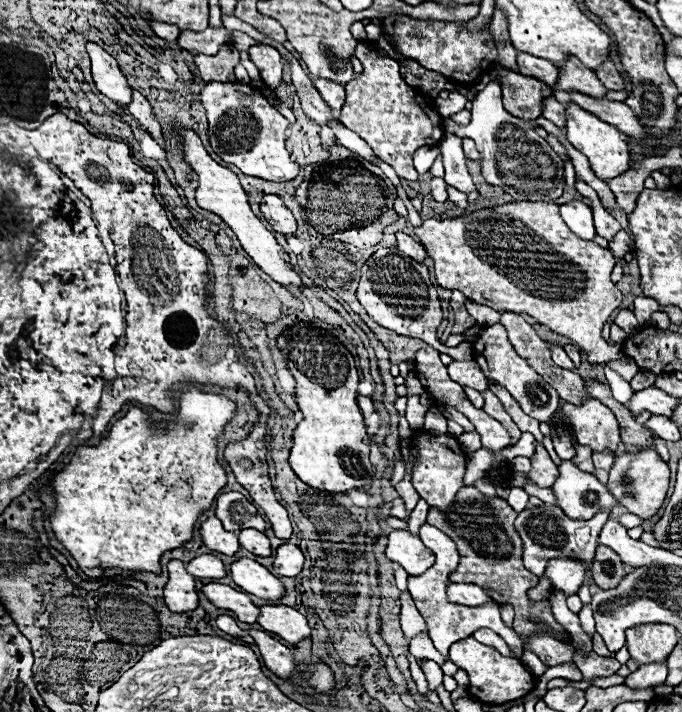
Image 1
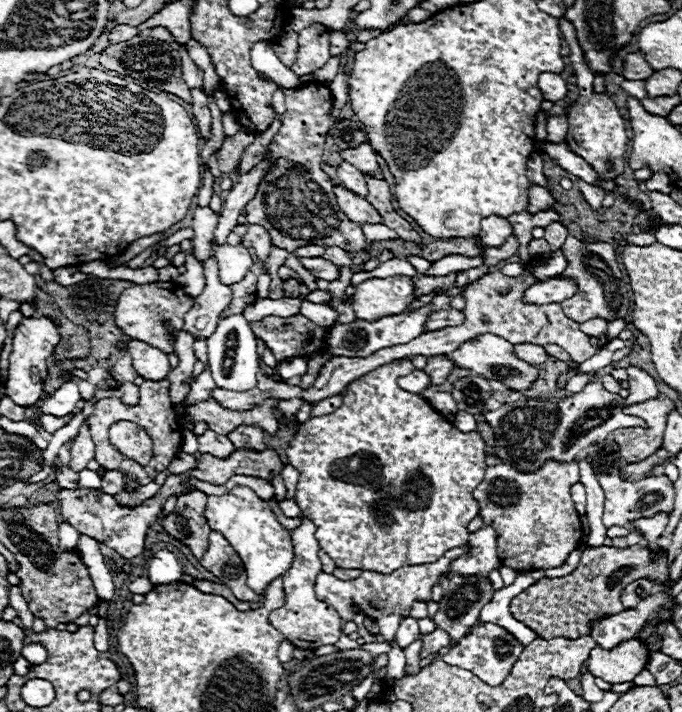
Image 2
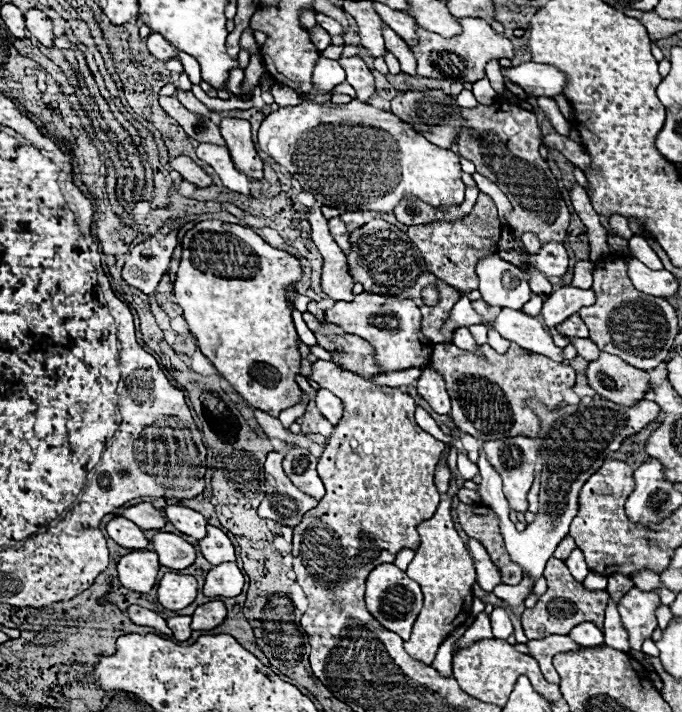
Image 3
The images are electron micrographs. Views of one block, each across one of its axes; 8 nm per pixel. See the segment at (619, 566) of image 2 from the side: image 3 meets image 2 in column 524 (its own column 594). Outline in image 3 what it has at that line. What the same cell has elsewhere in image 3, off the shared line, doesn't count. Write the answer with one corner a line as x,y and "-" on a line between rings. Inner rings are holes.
550,558
544,570
548,590
540,596
534,608
526,608
522,614
522,626
528,640
540,640
550,634
568,634
574,626
582,622
592,622
598,628
604,628
604,612
608,606
606,590
588,590
584,584
576,584
564,560

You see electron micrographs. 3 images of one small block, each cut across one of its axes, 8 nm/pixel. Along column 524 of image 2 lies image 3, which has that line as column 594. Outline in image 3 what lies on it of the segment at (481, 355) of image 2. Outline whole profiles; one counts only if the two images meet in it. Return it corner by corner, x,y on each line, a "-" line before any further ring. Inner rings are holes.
600,352
596,362
586,370
588,384
606,400
620,406
634,406
650,392
650,376
614,354

